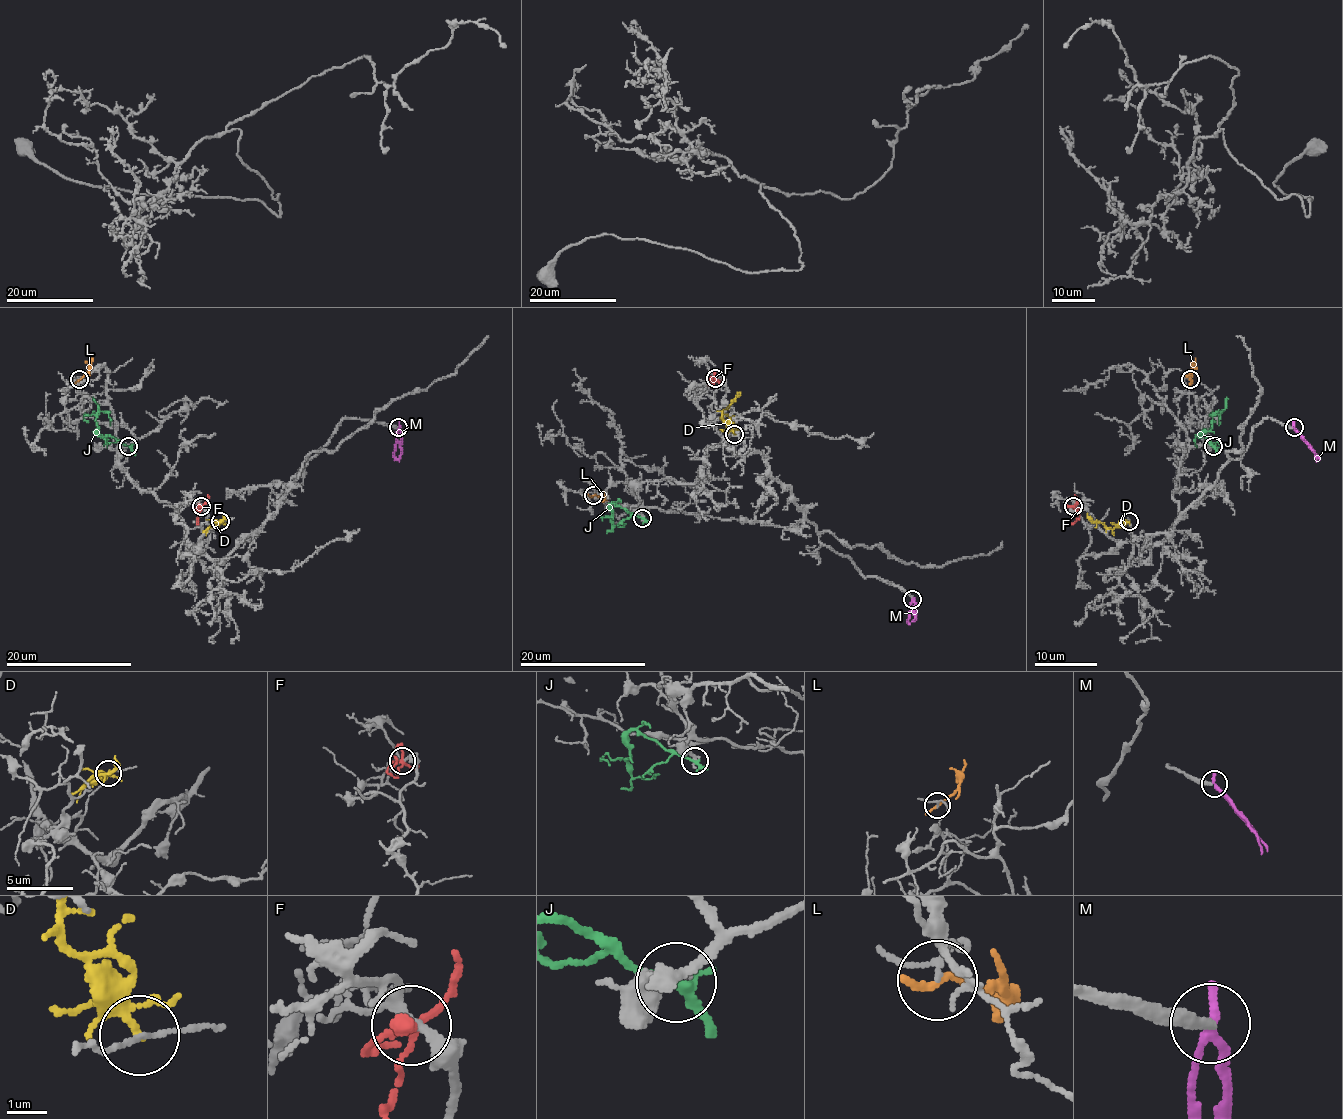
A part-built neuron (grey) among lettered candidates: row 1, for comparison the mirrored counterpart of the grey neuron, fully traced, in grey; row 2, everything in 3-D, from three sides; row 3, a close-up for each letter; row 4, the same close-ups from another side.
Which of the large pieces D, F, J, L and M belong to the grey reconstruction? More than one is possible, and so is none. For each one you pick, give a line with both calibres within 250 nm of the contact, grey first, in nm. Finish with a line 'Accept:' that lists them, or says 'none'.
Accept: none

